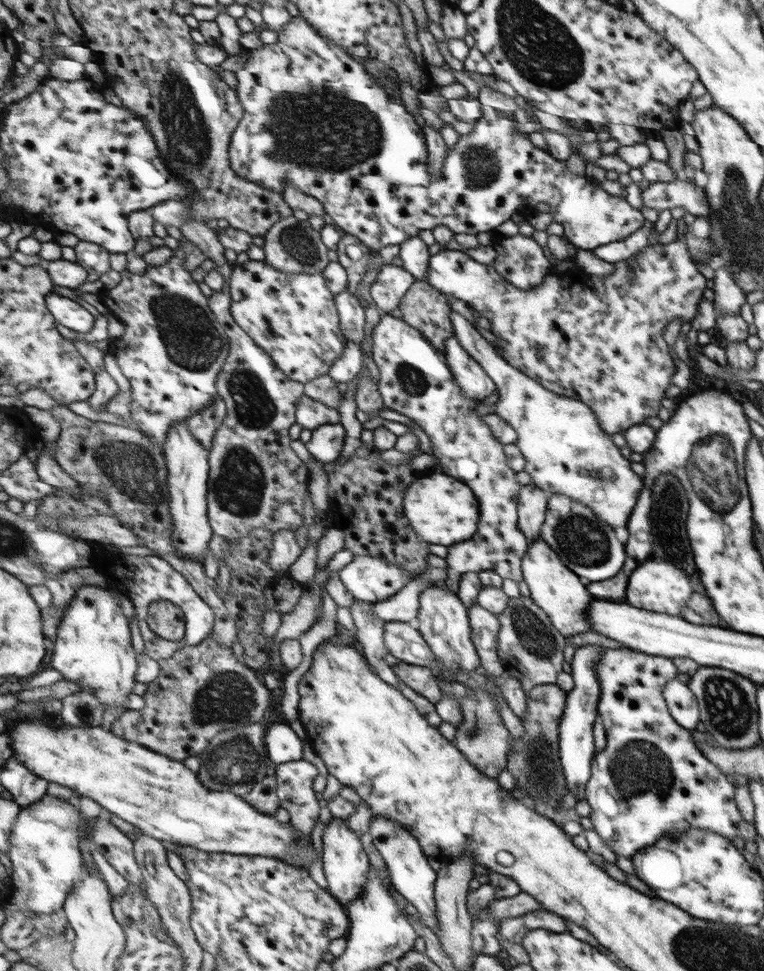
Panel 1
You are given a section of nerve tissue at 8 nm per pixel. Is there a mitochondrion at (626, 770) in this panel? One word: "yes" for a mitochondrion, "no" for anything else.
yes

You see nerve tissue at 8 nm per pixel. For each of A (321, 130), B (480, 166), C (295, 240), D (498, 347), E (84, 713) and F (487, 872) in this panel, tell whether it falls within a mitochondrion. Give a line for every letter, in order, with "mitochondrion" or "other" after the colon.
A: mitochondrion
B: mitochondrion
C: mitochondrion
D: other
E: other
F: other

